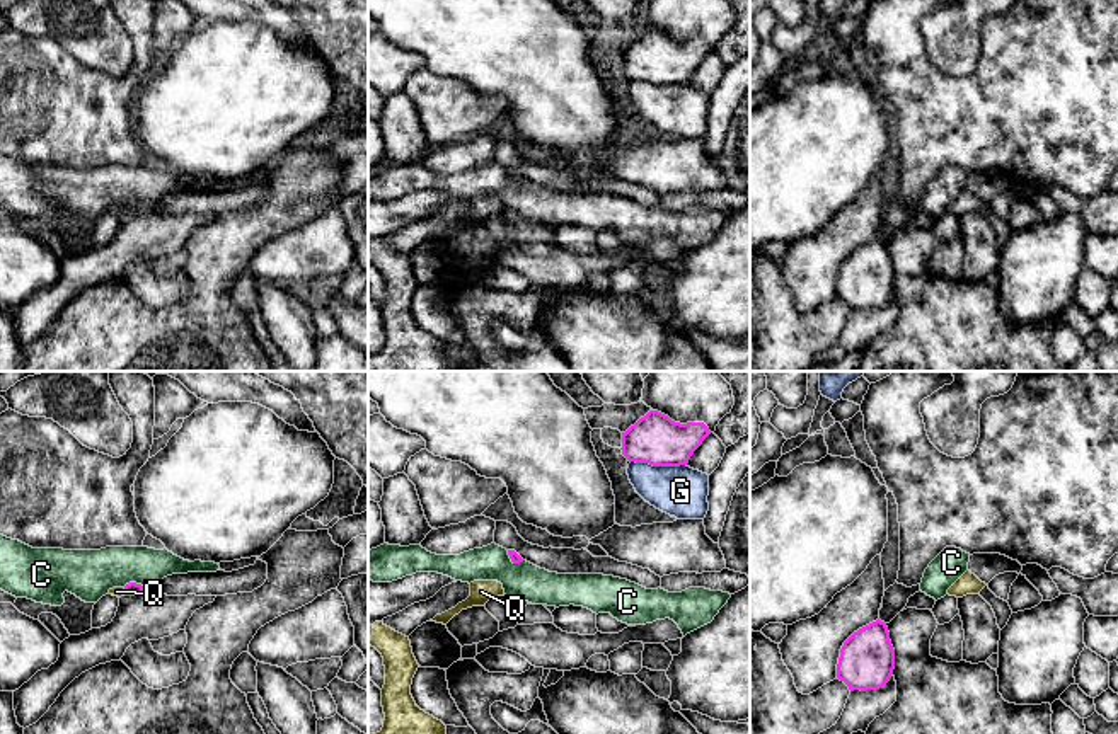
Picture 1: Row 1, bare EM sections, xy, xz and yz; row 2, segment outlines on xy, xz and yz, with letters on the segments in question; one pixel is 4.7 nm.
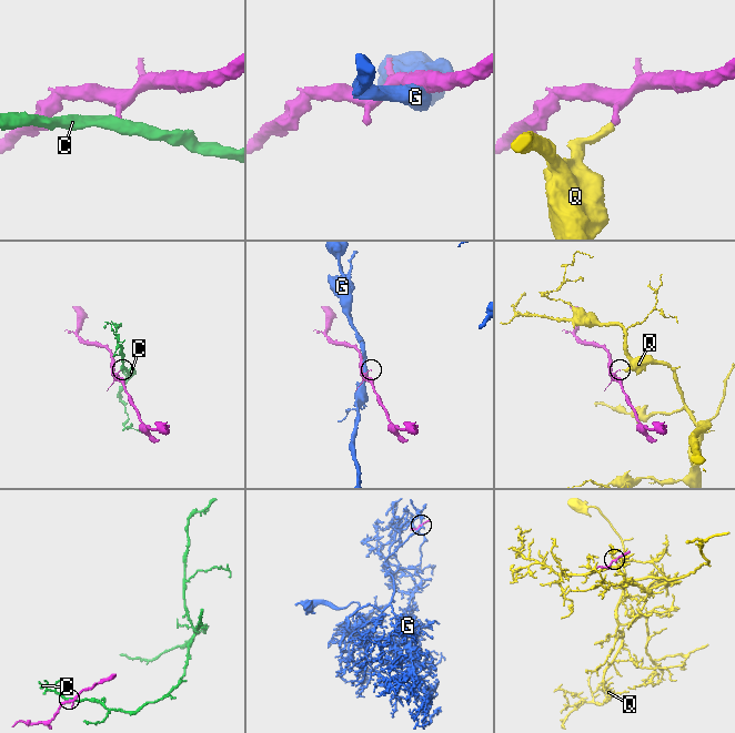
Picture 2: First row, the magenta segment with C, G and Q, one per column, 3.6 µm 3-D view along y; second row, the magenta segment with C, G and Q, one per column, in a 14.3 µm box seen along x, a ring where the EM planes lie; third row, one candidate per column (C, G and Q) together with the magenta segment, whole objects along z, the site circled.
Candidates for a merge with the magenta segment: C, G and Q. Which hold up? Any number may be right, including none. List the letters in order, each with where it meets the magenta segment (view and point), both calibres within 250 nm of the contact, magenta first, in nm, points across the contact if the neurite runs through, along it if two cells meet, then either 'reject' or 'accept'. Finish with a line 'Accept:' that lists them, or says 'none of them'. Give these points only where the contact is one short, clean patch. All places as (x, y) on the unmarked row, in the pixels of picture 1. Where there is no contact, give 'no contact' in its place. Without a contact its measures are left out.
C: meets magenta in xy at (135, 201); 60 nm thick on the magenta side, 240 nm on the other; border along xy (123, 205), (138, 201), (145, 208); reject
G: meets magenta in xz at (658, 84); 240 nm thick on the magenta side, 240 nm on the other; reject
Q: meets magenta in xy at (125, 210); 60 nm thick on the magenta side, 50 nm on the other; border along xy (123, 206), (125, 213); reject
Accept: none of them

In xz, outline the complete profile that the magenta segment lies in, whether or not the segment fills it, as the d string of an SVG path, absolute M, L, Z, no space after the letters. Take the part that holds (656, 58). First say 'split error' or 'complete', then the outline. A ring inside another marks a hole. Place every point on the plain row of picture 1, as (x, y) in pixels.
complete | M649 29L622 51L620 68L629 80L680 85L689 82L709 53L704 41L680 43L658 29Z

